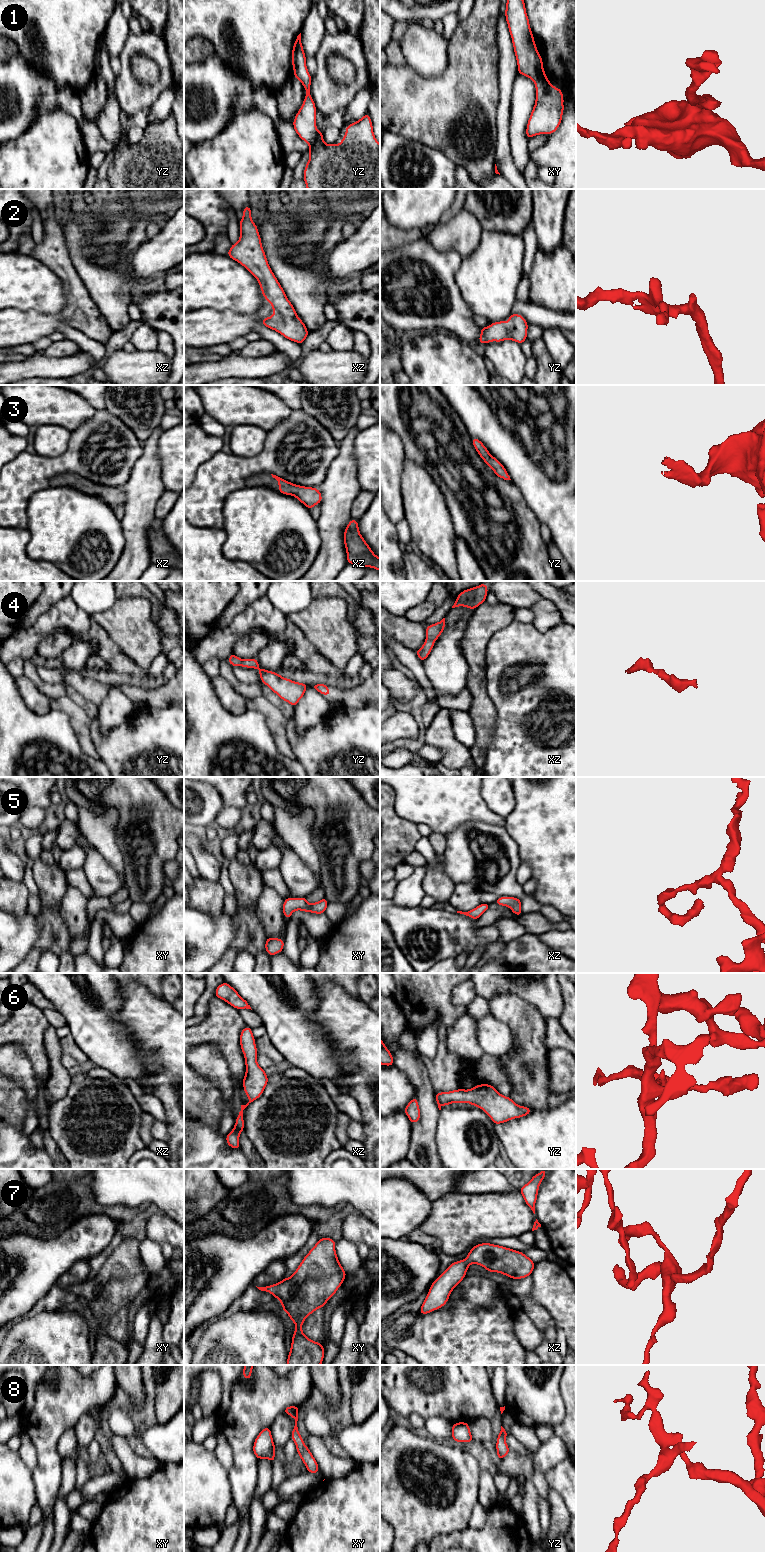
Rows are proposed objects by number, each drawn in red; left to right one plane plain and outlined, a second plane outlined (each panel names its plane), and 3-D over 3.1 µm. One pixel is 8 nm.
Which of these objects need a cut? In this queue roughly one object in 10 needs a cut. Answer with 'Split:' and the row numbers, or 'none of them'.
Split: none of them

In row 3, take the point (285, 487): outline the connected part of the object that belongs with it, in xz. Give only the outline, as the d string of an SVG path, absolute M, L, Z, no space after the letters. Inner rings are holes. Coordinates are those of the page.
M271 474L273 478L279 483L279 492L285 495L292 495L296 497L301 503L303 503L309 510L311 510L316 504L320 504L322 501L322 495L318 488L305 487L293 484Z

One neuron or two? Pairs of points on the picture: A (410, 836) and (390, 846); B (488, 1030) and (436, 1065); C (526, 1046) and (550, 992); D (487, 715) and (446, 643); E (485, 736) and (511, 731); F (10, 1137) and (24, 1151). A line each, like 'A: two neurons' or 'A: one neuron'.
A: one neuron
B: two neurons
C: two neurons
D: two neurons
E: two neurons
F: one neuron

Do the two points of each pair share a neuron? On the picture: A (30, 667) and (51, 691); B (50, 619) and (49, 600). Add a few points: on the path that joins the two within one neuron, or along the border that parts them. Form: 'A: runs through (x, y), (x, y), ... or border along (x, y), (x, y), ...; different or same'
A: runs through (32, 674), (44, 687); same
B: border along (69, 595), (52, 605), (33, 625); different

